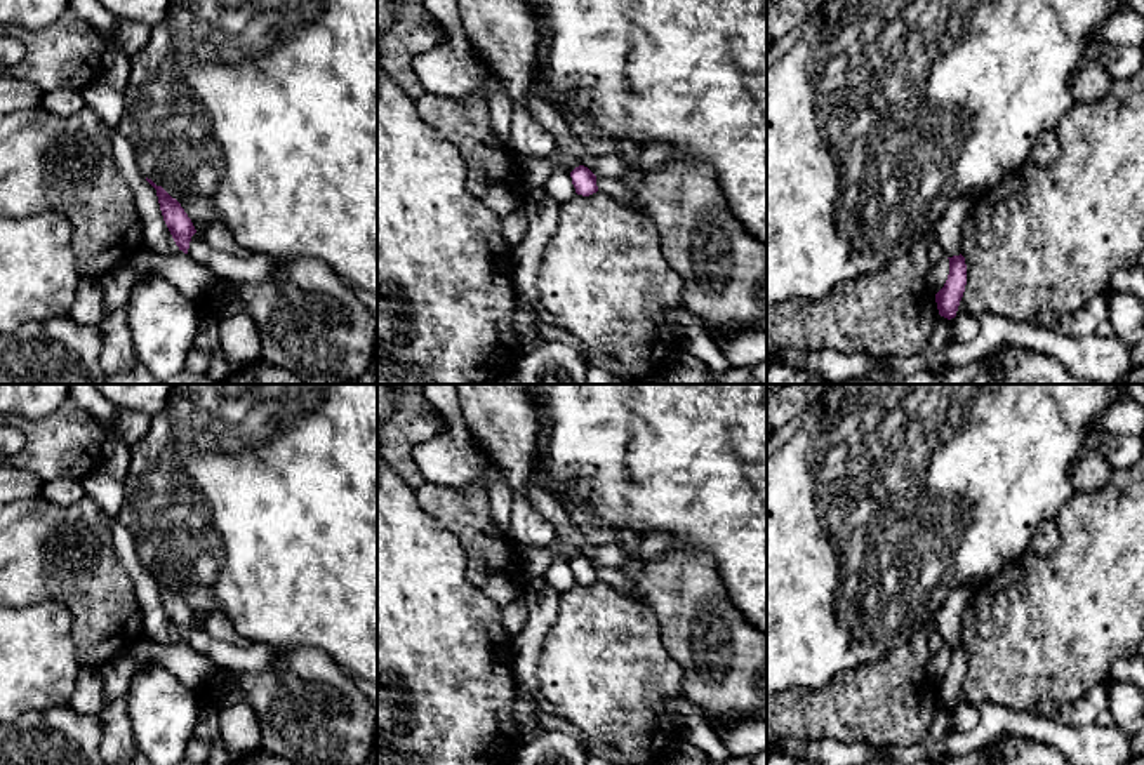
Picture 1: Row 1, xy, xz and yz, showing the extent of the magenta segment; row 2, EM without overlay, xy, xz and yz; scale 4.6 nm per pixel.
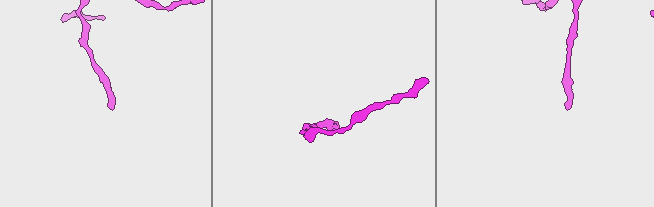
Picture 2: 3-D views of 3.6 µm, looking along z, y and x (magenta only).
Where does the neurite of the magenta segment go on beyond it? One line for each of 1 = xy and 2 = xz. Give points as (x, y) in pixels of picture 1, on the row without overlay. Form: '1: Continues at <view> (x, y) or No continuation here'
1: No continuation here
2: No continuation here

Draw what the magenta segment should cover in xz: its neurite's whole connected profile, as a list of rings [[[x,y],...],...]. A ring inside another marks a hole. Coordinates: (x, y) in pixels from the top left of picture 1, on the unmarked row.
[[[575,556],[570,567],[577,584],[589,586],[598,581],[596,565],[588,556]]]

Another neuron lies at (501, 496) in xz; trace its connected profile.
[[[475,442],[475,447],[478,449],[483,461],[483,480],[489,496],[492,522],[506,532],[509,527],[516,492],[508,485],[502,471],[490,462],[482,445]]]

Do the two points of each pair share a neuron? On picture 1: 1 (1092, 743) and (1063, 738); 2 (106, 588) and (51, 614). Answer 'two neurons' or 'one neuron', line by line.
1: one neuron
2: two neurons

